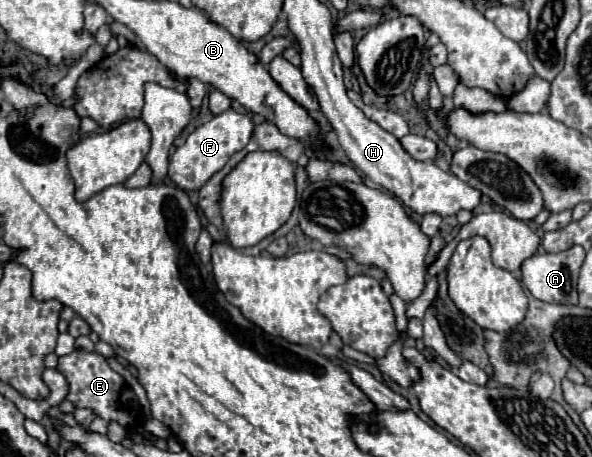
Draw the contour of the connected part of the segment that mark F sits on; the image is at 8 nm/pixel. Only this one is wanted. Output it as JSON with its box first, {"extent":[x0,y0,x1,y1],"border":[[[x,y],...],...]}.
{"extent":[169,108,253,190],"border":[[[229,108],[227,112],[213,116],[209,122],[201,124],[195,132],[189,134],[183,146],[179,146],[169,162],[169,178],[185,190],[199,190],[215,172],[219,172],[227,160],[243,150],[253,134],[253,120],[245,112],[237,112]]]}

